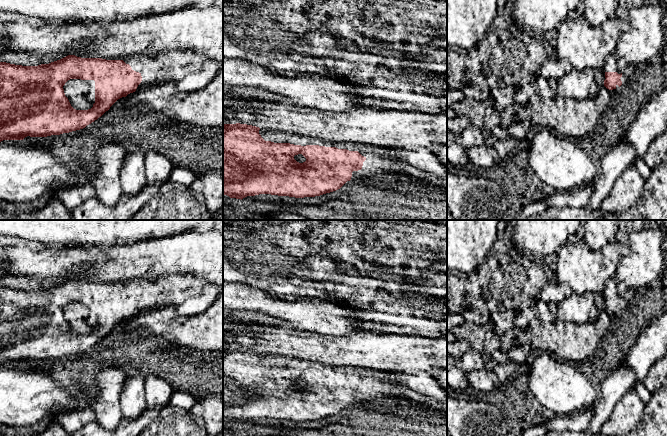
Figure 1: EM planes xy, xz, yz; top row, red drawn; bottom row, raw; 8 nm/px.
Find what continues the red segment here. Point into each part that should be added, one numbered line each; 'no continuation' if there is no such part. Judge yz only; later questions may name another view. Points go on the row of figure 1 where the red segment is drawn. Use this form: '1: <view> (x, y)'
1: yz (610, 65)

